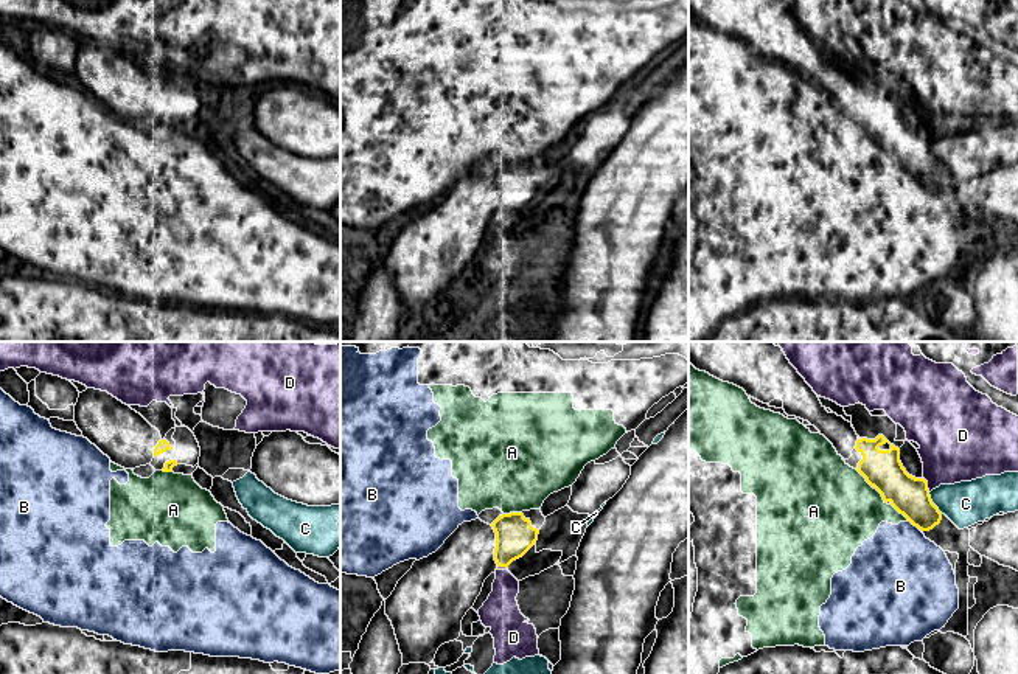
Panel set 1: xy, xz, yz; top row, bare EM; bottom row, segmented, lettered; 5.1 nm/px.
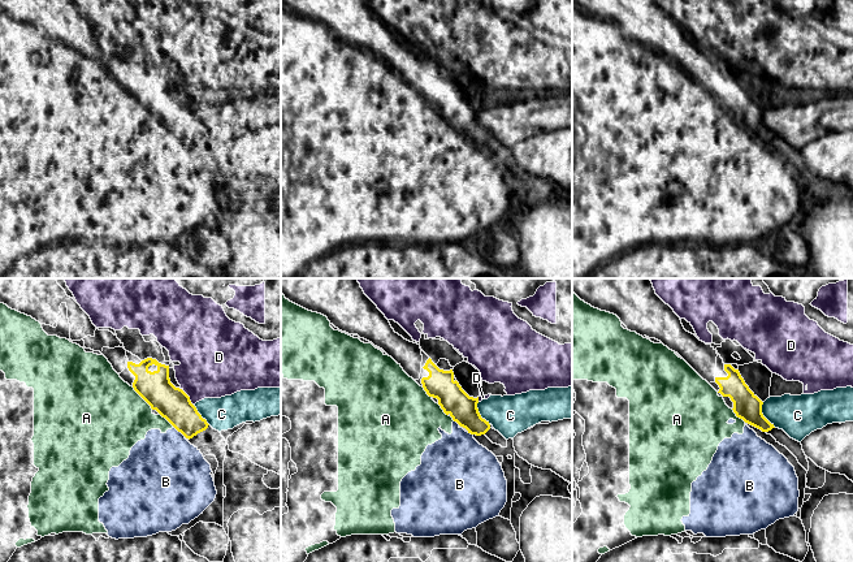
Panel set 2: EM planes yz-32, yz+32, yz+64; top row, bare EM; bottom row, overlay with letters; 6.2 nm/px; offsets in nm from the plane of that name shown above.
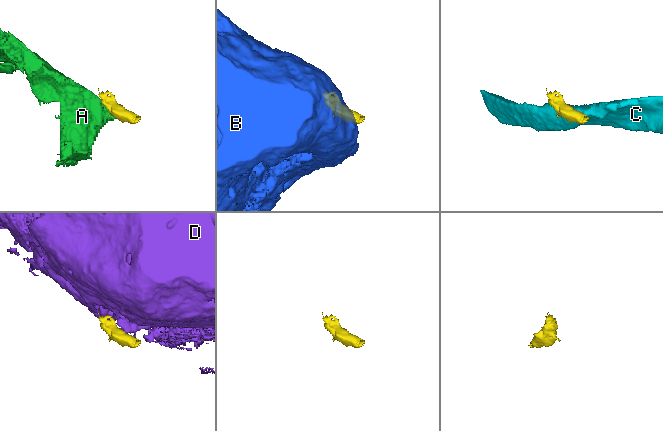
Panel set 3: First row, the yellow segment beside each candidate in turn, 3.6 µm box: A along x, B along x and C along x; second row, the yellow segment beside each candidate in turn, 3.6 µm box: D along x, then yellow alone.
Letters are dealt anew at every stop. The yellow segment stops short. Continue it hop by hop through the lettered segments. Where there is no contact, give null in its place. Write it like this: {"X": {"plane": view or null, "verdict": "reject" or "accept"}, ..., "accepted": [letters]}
{"A": {"plane": "yz", "verdict": "reject"}, "B": {"plane": "yz", "verdict": "reject"}, "C": {"plane": "yz", "verdict": "reject"}, "D": {"plane": "yz", "verdict": "reject"}, "accepted": []}

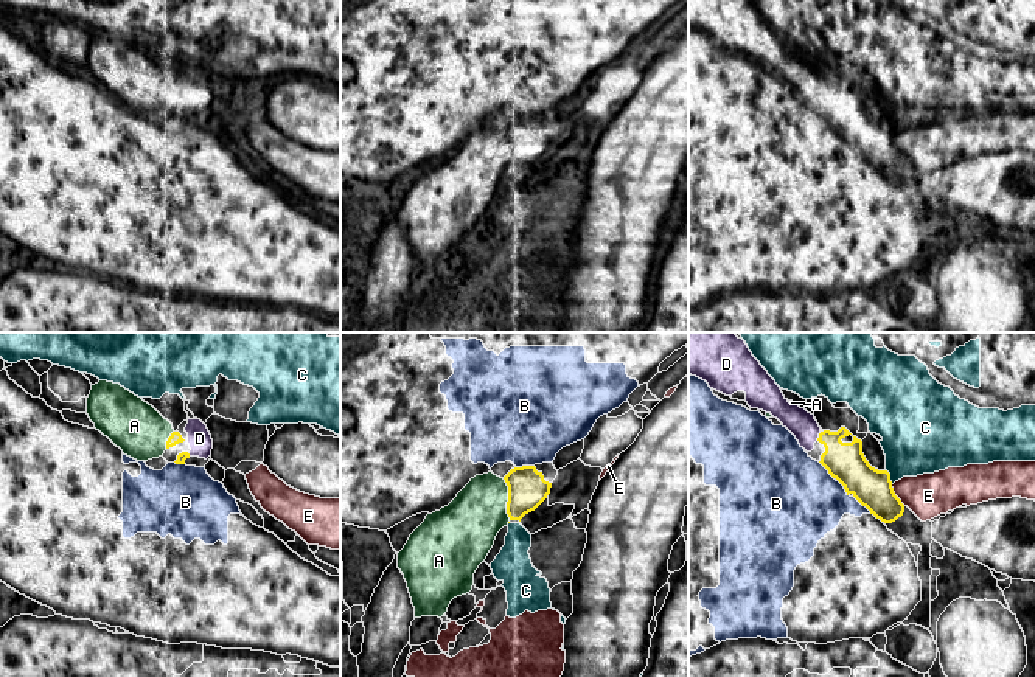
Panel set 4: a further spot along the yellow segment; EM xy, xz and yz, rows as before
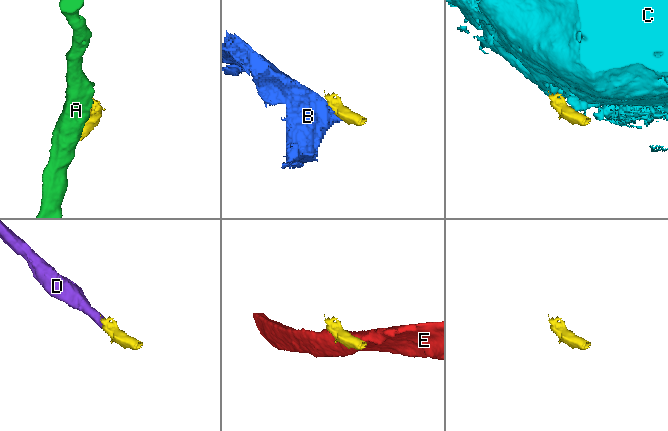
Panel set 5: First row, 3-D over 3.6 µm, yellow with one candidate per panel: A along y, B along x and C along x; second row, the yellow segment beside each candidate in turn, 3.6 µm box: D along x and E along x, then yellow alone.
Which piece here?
{"A": {"plane": "xz", "verdict": "reject"}, "B": {"plane": "yz", "verdict": "reject"}, "C": {"plane": "yz", "verdict": "reject"}, "D": {"plane": "yz", "verdict": "accept"}, "E": {"plane": "yz", "verdict": "reject"}, "accepted": ["D"]}

